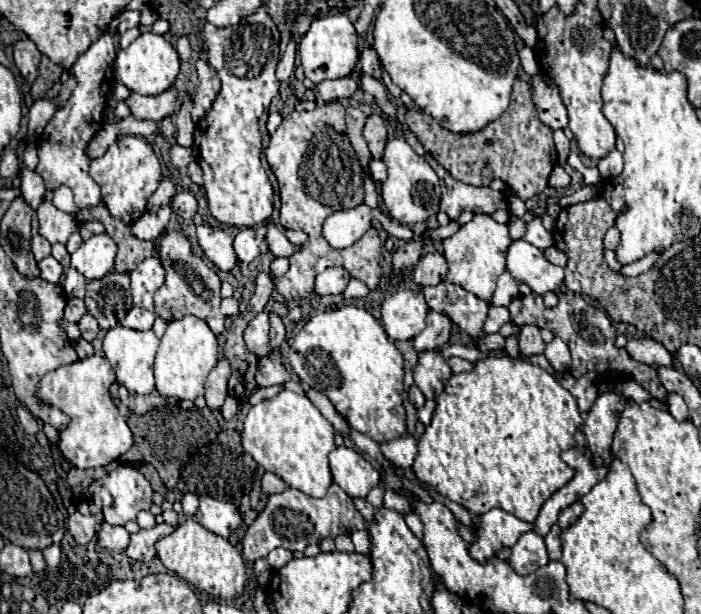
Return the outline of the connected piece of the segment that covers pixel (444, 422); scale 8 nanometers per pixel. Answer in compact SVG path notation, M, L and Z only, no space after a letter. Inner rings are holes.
M510 356L488 358L476 362L472 372L452 374L446 382L444 392L436 399L432 422L418 440L418 454L412 468L418 480L472 514L502 508L524 522L534 522L542 504L574 476L574 470L560 454L574 448L574 434L582 424L584 420L574 396L552 374L530 362L512 360Z

